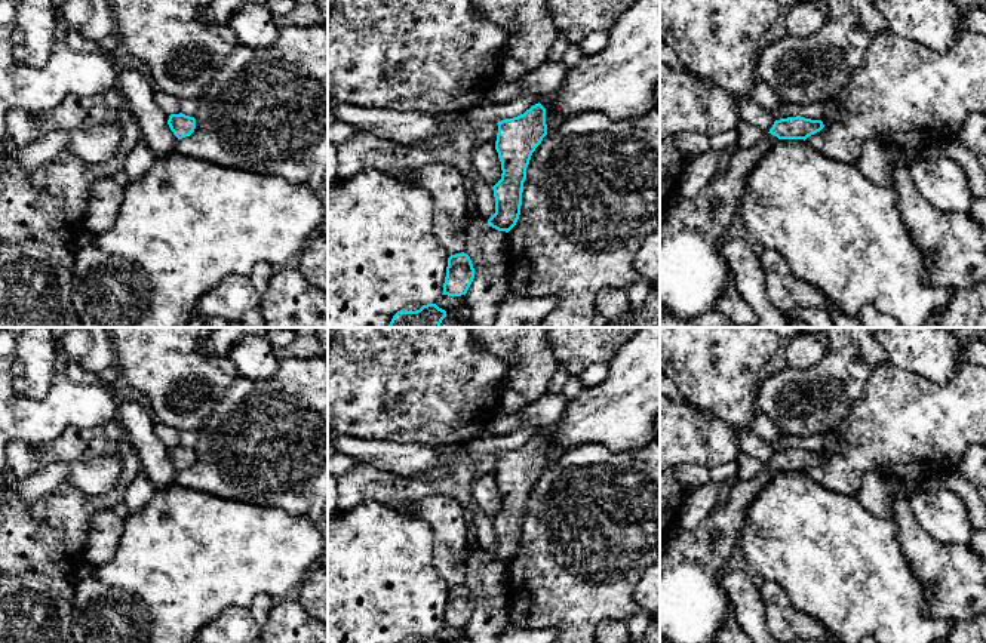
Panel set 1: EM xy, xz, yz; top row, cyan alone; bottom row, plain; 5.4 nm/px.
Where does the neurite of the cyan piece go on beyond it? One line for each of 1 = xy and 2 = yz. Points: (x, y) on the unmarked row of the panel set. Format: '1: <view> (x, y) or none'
1: none
2: yz (693, 606)

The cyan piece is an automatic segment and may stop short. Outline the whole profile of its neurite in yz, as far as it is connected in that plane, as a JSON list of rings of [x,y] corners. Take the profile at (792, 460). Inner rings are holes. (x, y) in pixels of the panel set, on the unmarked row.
[[[801,447],[775,452],[752,480],[732,484],[724,507],[715,507],[695,530],[676,526],[666,538],[660,559],[660,637],[670,643],[709,643],[731,615],[731,603],[721,588],[718,573],[740,539],[740,527],[753,499],[780,471],[807,471],[824,459],[821,452]]]

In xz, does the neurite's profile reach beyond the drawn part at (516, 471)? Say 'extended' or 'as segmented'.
as segmented

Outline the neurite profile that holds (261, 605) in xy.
[[[258,594],[254,599],[249,610],[259,627],[262,627],[267,622],[273,604],[274,600],[265,594]]]

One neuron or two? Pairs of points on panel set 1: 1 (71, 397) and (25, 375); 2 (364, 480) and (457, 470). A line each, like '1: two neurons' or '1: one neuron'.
1: two neurons
2: one neuron

